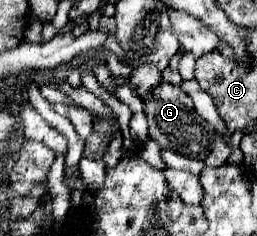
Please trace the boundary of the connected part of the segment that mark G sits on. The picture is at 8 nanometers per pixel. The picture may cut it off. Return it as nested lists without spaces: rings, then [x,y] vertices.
[[[169,82],[157,86],[153,96],[145,100],[145,116],[149,120],[149,138],[153,138],[163,150],[171,150],[183,158],[203,162],[211,154],[211,140],[215,130],[195,112],[193,100],[181,90],[181,86],[173,86]]]

